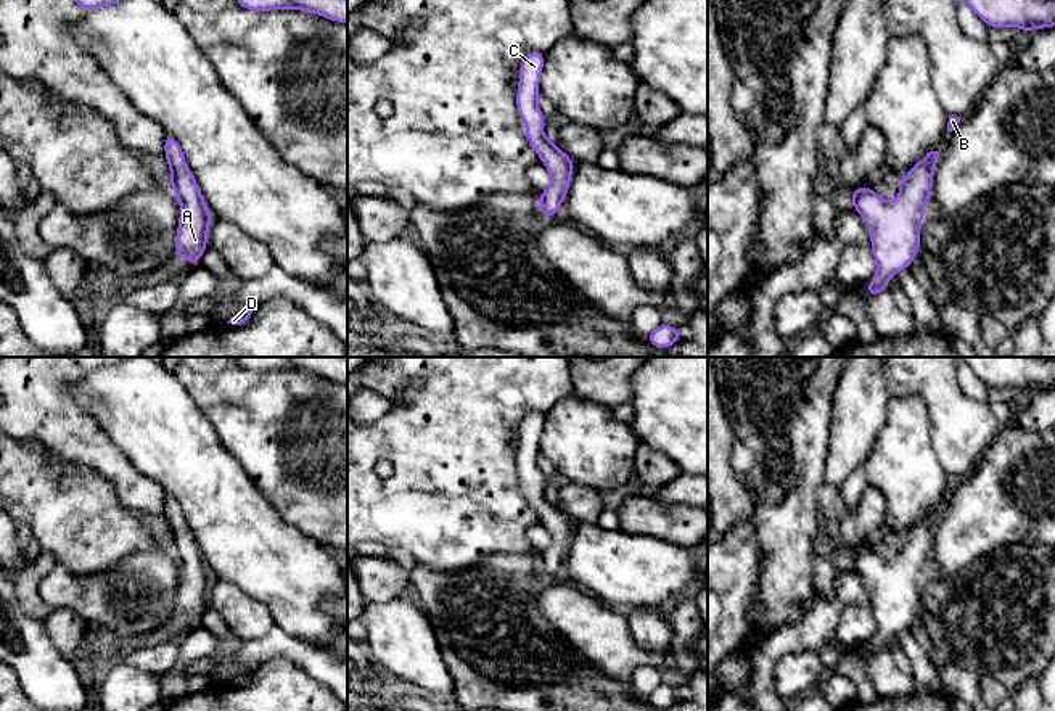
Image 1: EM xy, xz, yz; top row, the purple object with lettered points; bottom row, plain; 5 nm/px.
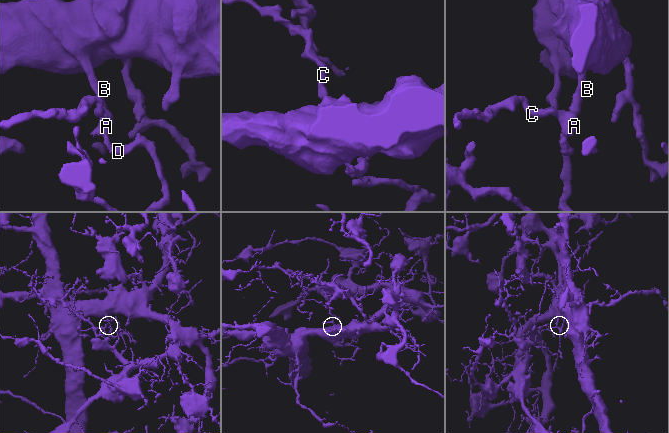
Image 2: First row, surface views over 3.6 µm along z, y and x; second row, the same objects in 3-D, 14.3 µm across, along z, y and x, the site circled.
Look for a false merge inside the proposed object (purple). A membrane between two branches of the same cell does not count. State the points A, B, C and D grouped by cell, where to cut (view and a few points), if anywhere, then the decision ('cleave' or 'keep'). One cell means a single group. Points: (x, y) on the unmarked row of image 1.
A B C D; no cut; keep

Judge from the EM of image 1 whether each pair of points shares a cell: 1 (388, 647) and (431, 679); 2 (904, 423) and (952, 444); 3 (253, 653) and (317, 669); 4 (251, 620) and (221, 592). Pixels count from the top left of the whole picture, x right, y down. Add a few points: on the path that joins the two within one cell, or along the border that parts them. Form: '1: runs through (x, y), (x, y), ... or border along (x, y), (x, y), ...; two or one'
1: runs through (399, 647), (420, 668); one
2: border along (922, 399), (930, 444), (946, 472); two
3: runs through (269, 650), (298, 650), (301, 653); one
4: runs through (243, 615), (229, 600); one

